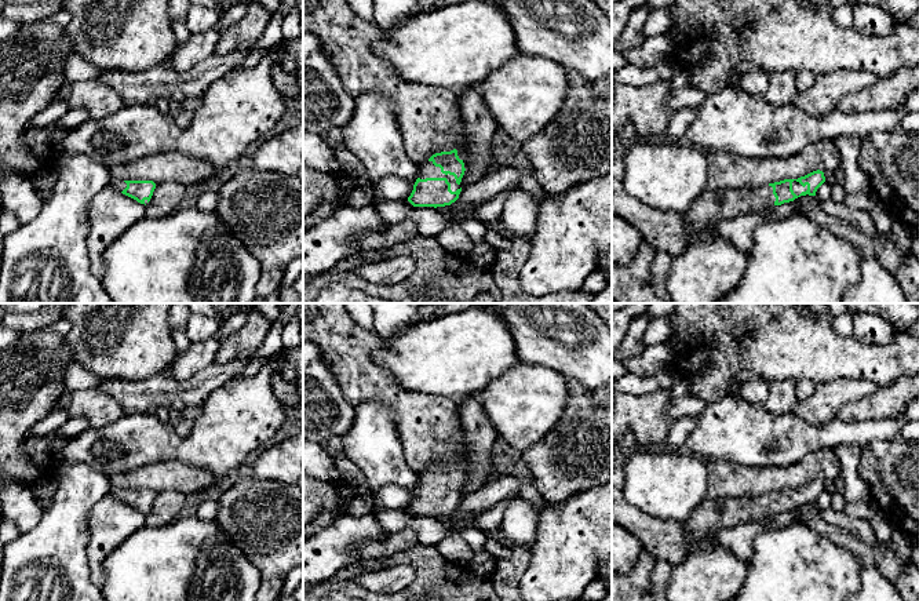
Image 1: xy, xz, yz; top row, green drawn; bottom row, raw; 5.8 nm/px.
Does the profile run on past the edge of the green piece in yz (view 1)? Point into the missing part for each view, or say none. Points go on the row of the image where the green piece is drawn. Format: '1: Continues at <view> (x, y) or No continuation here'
1: Continues at yz (711, 206)

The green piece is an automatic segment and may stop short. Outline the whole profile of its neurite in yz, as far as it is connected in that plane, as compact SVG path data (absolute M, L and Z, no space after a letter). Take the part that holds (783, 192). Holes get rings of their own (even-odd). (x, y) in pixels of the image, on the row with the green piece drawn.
M817 170L798 179L784 179L758 187L705 189L682 212L685 226L690 232L700 232L722 219L732 219L741 214L763 212L801 196L816 196L817 189L824 182L824 172Z

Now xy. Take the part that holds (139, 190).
M116 181L112 185L123 194L136 200L141 204L147 204L156 189L153 181Z

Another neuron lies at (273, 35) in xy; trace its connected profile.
M281 0L278 10L271 14L270 22L266 28L262 39L254 44L249 50L247 59L240 66L240 70L248 70L255 68L259 61L265 57L266 51L284 39L281 32L281 23L288 11L296 6L300 0Z

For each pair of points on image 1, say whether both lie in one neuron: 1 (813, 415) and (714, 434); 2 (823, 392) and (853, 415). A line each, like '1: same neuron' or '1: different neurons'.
1: different neurons
2: different neurons

